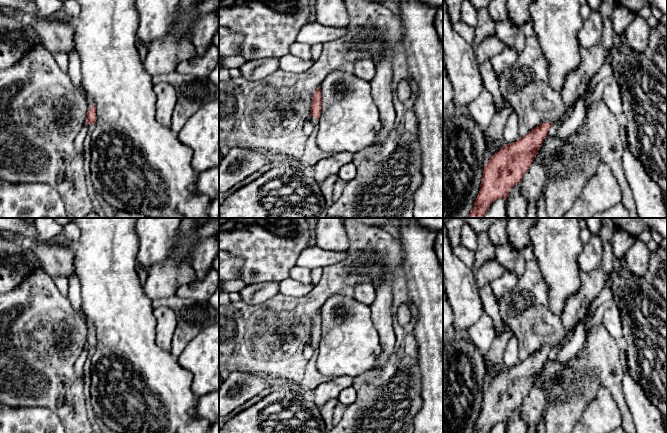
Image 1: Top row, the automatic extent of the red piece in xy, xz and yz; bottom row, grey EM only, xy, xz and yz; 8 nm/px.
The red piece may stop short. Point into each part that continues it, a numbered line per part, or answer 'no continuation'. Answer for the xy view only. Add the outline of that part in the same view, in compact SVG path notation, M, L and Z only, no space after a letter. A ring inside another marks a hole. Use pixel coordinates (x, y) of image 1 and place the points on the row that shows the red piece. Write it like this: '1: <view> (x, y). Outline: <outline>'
1: xy (90, 101). Outline: M83 91L83 92L84 92L85 97L86 97L86 99L87 99L88 110L89 110L89 109L91 109L92 106L94 105L94 101L93 101L93 99L92 99L90 96L88 96L88 95L85 93L85 91Z

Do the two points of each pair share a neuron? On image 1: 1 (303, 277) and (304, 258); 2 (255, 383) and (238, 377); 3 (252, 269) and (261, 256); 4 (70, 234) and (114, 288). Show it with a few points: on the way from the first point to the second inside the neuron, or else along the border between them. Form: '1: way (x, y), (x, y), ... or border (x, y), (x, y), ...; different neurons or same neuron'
1: border (296, 264), (310, 269); different neurons
2: way (251, 383), (244, 383), (242, 381); same neuron
3: way (255, 266), (261, 259); same neuron
4: border (79, 228), (79, 239), (75, 243); different neurons

